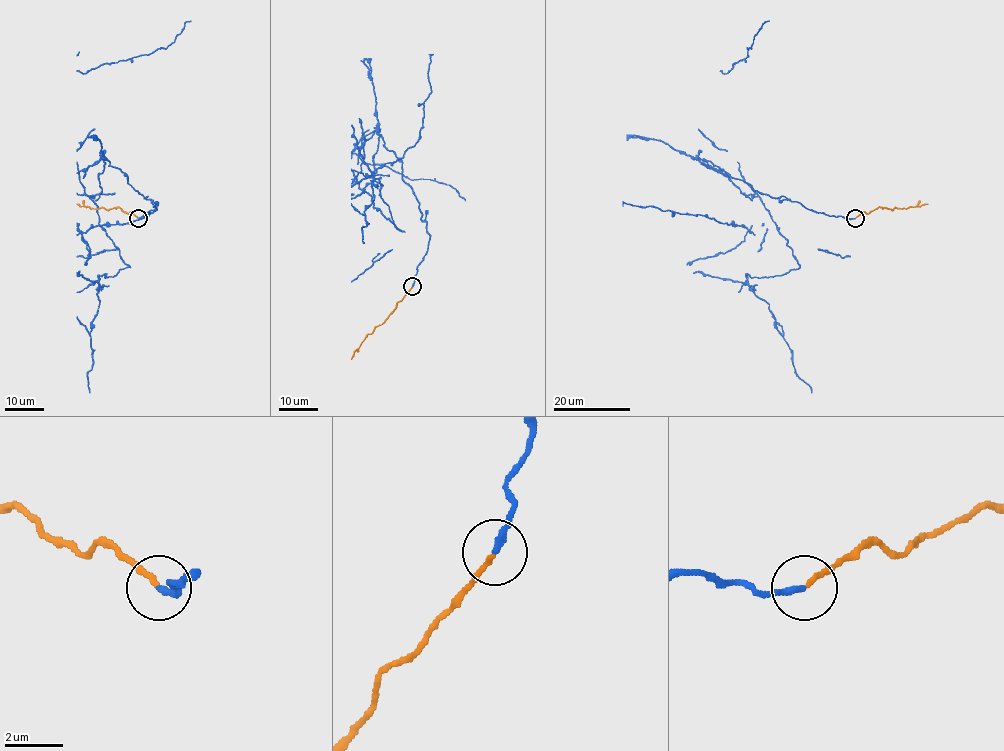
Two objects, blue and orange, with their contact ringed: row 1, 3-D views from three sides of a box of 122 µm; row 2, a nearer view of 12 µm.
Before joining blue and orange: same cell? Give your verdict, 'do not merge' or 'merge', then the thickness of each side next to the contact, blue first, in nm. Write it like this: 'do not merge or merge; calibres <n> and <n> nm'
do not merge; calibres 240 and 160 nm

